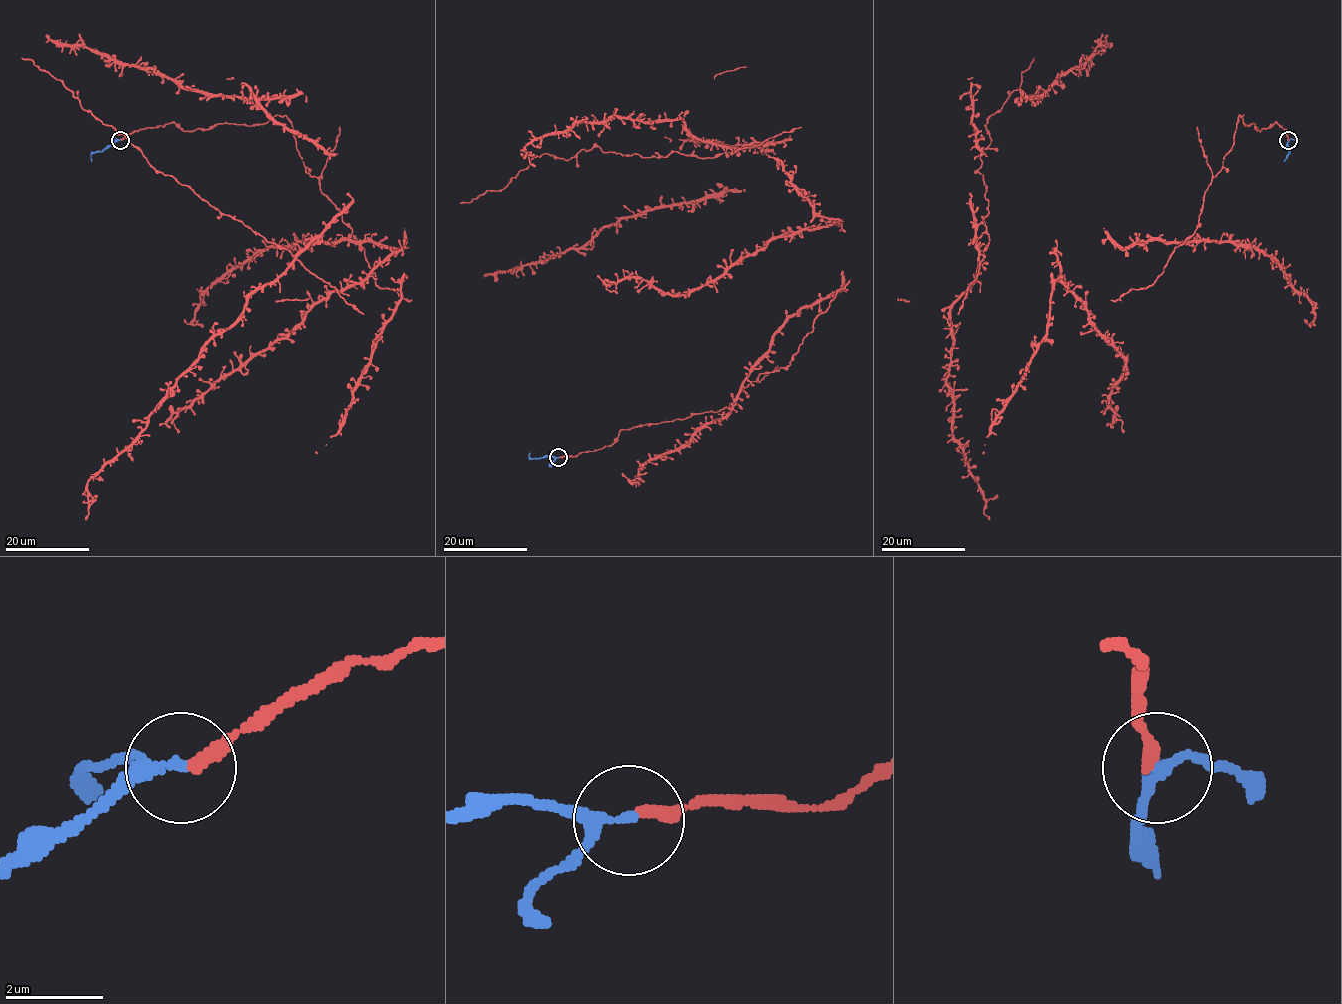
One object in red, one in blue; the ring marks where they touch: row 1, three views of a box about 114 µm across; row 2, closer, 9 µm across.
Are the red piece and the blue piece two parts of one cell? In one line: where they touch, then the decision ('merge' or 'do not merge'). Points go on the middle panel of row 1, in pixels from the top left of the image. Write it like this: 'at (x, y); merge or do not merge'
at (558, 457); do not merge

